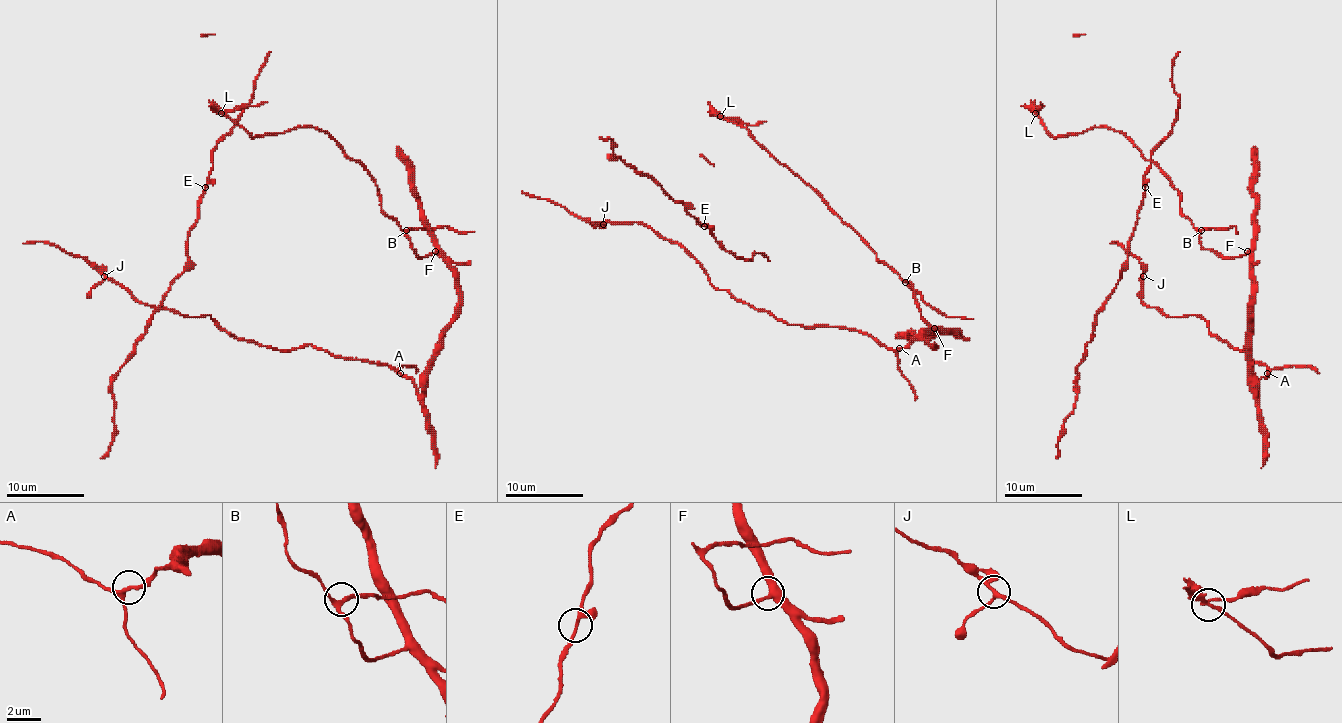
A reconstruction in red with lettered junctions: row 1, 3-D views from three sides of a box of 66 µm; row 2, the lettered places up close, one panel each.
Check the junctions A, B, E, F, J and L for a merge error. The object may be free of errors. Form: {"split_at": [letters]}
{"split_at": ["L"]}

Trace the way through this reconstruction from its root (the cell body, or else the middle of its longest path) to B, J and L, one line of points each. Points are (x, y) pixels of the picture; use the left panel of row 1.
B: (406, 375), (418, 388), (458, 301), (458, 274), (437, 253), (420, 257), (406, 230)
J: (406, 375), (309, 344), (275, 350), (234, 338), (209, 315), (186, 317), (139, 303), (104, 276)
L: (406, 375), (418, 388), (458, 274), (416, 253), (327, 133), (253, 137), (220, 114)

